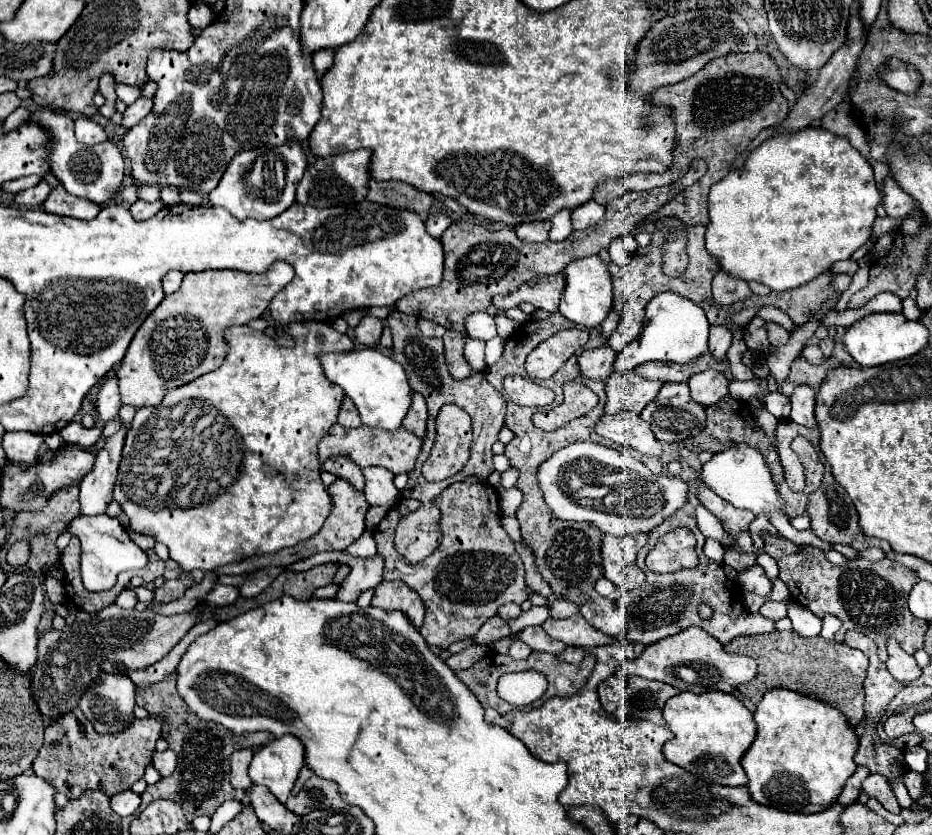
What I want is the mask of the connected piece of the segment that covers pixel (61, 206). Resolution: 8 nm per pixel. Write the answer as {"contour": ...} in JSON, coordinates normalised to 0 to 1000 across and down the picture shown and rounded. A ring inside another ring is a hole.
{"contour":[[[65,222],[55,229],[50,241],[46,243],[46,250],[57,257],[70,257],[70,260],[80,260],[80,262],[102,262],[106,255],[106,246],[98,243],[93,238],[85,238],[76,231],[72,231]]]}

